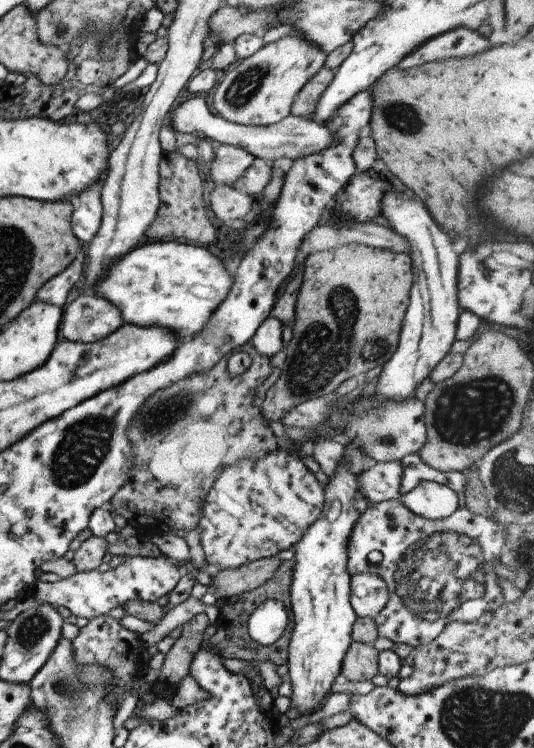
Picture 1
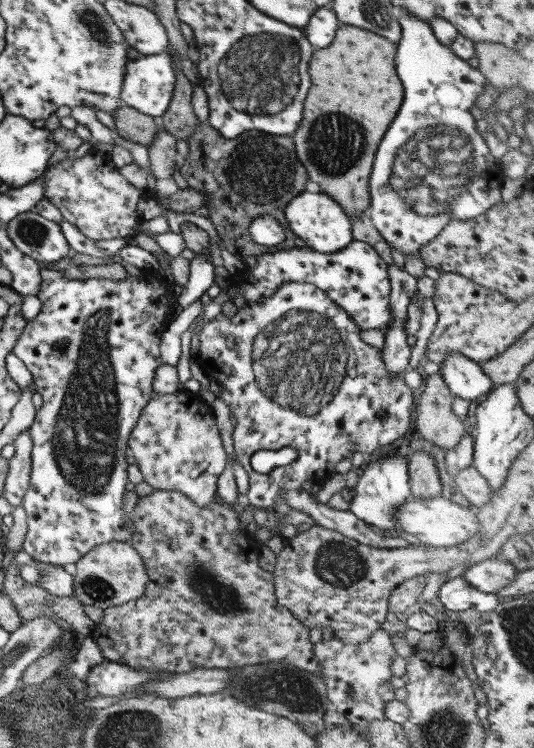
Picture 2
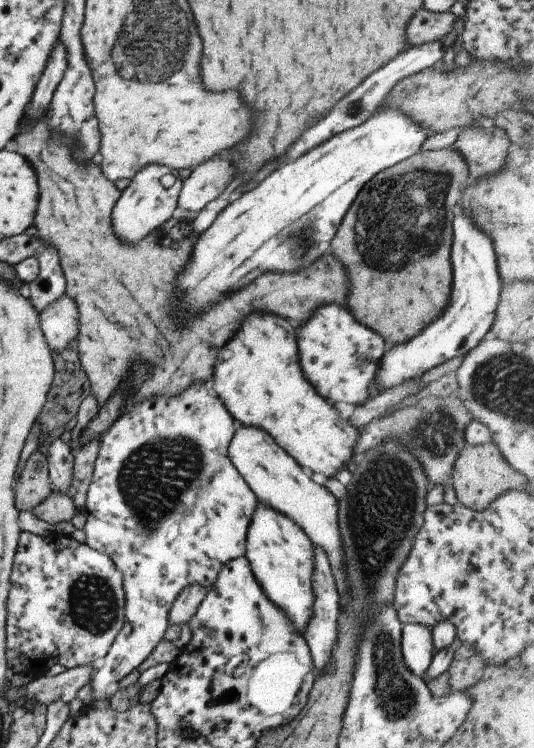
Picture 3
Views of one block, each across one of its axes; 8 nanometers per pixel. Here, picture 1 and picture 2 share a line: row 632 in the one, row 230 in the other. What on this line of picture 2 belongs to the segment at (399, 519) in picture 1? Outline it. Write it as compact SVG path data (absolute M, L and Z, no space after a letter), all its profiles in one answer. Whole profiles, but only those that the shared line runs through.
M402 9L399 23L401 39L396 50L396 74L404 86L404 102L376 150L369 180L369 216L385 241L405 256L408 253L418 255L419 248L436 238L450 220L478 218L486 214L491 206L502 202L501 188L506 174L476 130L476 120L470 113L488 84L484 75L442 44L429 23L420 17Z

